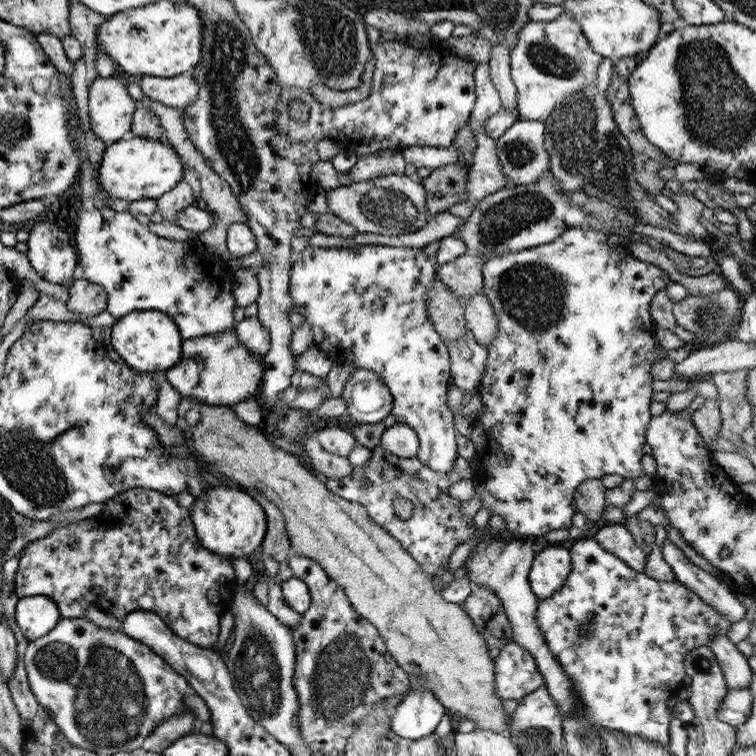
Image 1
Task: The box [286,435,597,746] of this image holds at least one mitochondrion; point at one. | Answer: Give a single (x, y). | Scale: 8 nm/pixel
(343, 682)

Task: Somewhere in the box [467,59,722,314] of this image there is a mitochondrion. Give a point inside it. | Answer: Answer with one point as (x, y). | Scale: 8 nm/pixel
(582, 150)

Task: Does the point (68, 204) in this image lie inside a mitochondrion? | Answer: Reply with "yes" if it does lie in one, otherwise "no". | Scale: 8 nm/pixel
no

